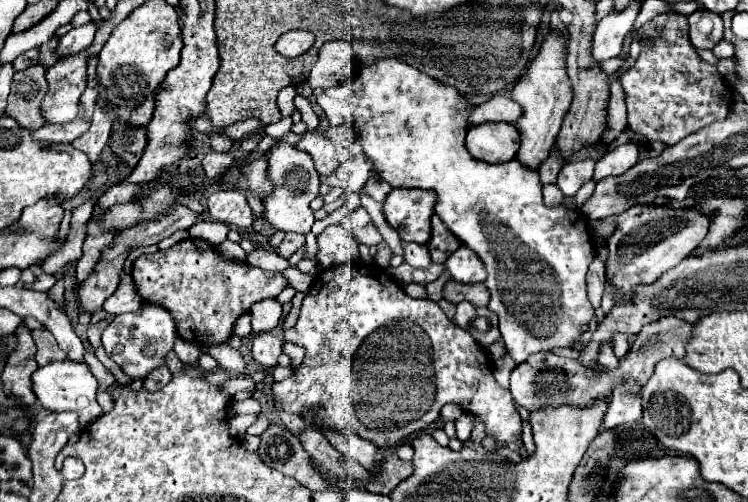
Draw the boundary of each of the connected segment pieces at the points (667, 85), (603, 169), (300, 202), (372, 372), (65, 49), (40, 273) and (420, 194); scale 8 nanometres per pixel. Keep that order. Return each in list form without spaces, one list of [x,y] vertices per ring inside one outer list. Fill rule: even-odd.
[[[658,16],[646,22],[638,30],[638,36],[652,38],[654,50],[642,48],[636,64],[620,74],[628,106],[628,126],[634,132],[644,134],[648,142],[660,140],[664,144],[676,144],[694,132],[694,124],[712,124],[714,120],[726,118],[732,104],[732,90],[716,66],[696,54],[684,16]]]
[[[626,142],[616,146],[614,150],[606,152],[598,162],[594,170],[594,180],[598,182],[600,178],[606,176],[618,176],[624,174],[628,168],[632,168],[638,162],[638,146],[634,142]]]
[[[290,116],[282,118],[276,124],[268,124],[264,128],[264,134],[268,134],[270,138],[276,140],[276,144],[268,152],[268,170],[266,172],[268,172],[268,178],[272,180],[274,188],[262,200],[264,220],[268,220],[276,230],[306,234],[314,224],[314,210],[310,208],[310,202],[318,196],[320,176],[316,174],[316,166],[312,162],[312,156],[308,156],[296,144],[282,142],[282,138],[290,132],[290,128],[292,128]]]
[[[342,264],[342,266],[332,266],[332,268],[326,268],[326,270],[320,270],[314,278],[314,284],[310,288],[310,292],[306,294],[304,302],[302,302],[302,310],[300,310],[300,318],[296,322],[294,328],[286,330],[284,332],[284,338],[290,340],[292,344],[298,344],[306,350],[306,356],[304,356],[304,362],[294,370],[294,374],[282,382],[274,382],[272,388],[270,388],[270,394],[272,394],[272,400],[274,404],[278,404],[282,410],[290,412],[290,414],[298,414],[302,418],[308,418],[310,414],[314,416],[314,424],[318,428],[332,428],[332,430],[338,430],[340,434],[346,434],[348,432],[354,432],[358,434],[360,438],[372,442],[376,448],[384,450],[384,452],[396,452],[396,448],[400,444],[406,442],[408,436],[412,434],[418,434],[422,430],[426,430],[430,424],[434,424],[440,416],[440,410],[442,406],[446,404],[456,404],[460,406],[462,410],[482,418],[484,422],[484,428],[486,428],[486,436],[488,438],[494,438],[496,444],[504,444],[508,450],[514,450],[514,452],[520,452],[522,450],[522,418],[520,414],[516,412],[516,406],[514,406],[514,400],[512,400],[512,394],[510,390],[502,388],[496,380],[494,380],[494,374],[490,368],[482,368],[474,350],[482,350],[478,346],[478,342],[472,338],[472,334],[468,334],[466,330],[460,330],[456,328],[448,316],[440,310],[440,306],[428,298],[424,300],[414,300],[410,298],[402,286],[396,284],[396,280],[388,274],[382,274],[384,270],[378,268],[376,264]]]
[[[90,22],[82,28],[72,28],[68,34],[58,38],[58,46],[54,52],[58,54],[58,58],[68,58],[72,54],[78,54],[80,50],[86,50],[92,44],[94,32],[96,32],[94,22]]]
[[[34,262],[34,264],[30,266],[30,270],[36,274],[36,280],[34,280],[34,284],[32,284],[32,290],[42,290],[42,292],[46,292],[46,290],[50,290],[50,288],[54,286],[56,276],[44,272],[42,262]]]
[[[394,188],[384,200],[386,222],[404,242],[426,244],[430,240],[430,216],[436,192],[420,188]]]

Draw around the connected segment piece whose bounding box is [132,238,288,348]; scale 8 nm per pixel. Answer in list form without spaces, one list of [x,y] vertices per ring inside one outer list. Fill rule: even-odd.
[[[186,238],[156,254],[142,254],[134,260],[132,280],[136,294],[148,304],[166,308],[174,318],[178,336],[200,348],[226,342],[240,314],[250,312],[264,298],[276,298],[288,284],[280,272],[266,272],[246,262],[230,260],[200,238]]]

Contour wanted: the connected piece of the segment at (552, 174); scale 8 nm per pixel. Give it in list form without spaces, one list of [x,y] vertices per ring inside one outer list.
[[[552,150],[552,154],[542,162],[542,166],[538,168],[538,174],[540,174],[540,182],[542,186],[546,184],[556,184],[556,176],[562,168],[562,162],[560,162],[560,156],[556,154],[556,150]]]

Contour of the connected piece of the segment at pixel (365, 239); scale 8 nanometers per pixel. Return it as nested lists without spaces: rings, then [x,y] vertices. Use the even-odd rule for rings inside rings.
[[[360,206],[356,208],[344,222],[344,226],[354,234],[354,238],[358,240],[358,244],[366,244],[366,246],[376,246],[382,242],[380,232],[376,230],[376,226],[372,224],[368,212]]]

